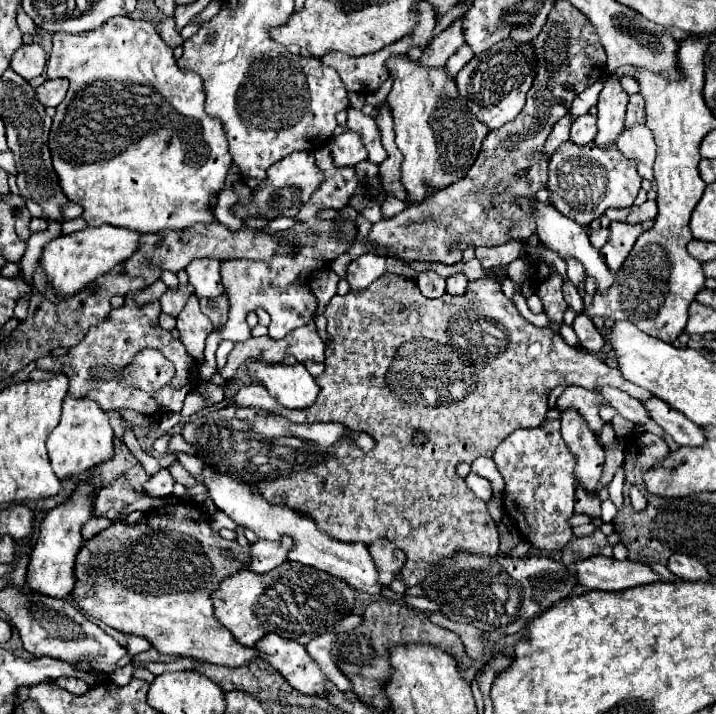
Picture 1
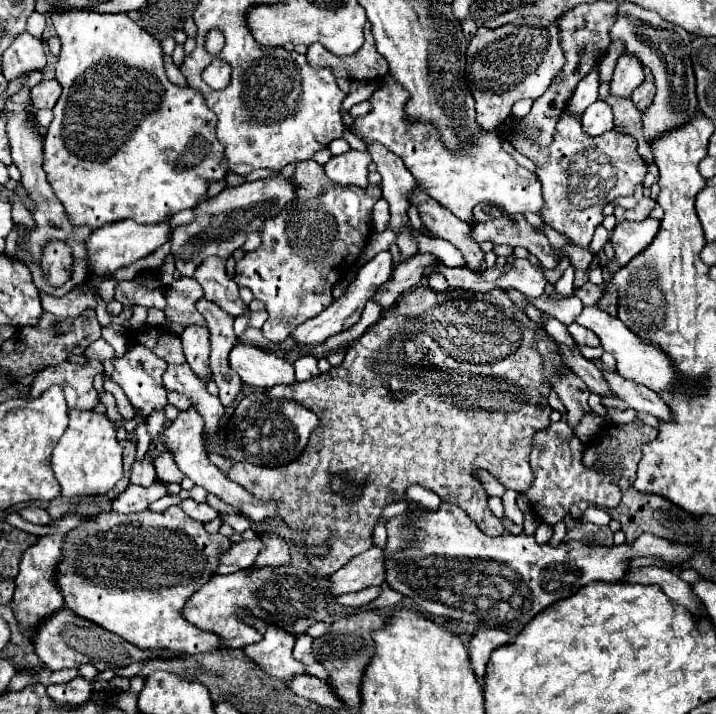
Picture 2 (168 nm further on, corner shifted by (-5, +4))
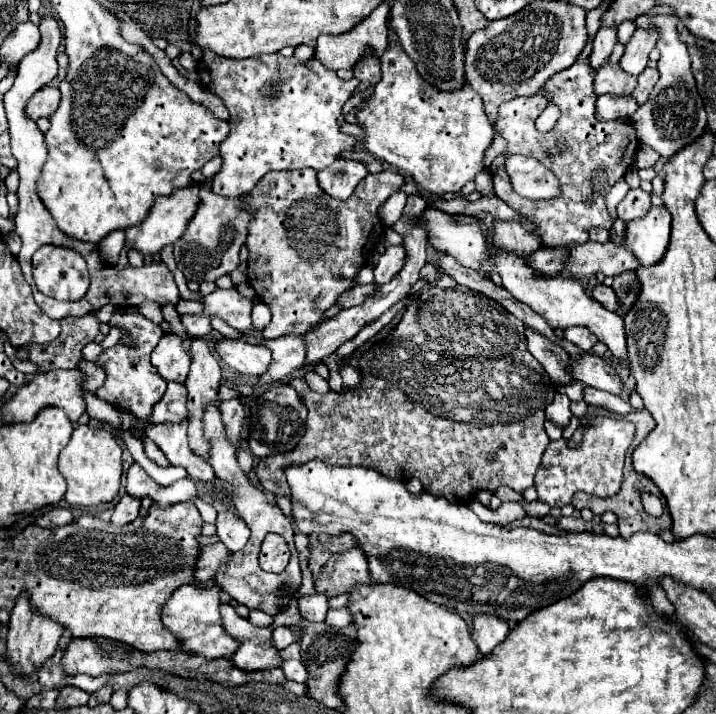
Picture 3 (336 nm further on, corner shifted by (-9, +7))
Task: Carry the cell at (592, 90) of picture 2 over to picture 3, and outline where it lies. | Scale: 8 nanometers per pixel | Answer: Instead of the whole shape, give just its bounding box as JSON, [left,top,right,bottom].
[590,27,616,73]

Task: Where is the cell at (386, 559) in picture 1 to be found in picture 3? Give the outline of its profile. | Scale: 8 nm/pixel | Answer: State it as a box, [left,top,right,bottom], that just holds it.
[316,549,372,597]

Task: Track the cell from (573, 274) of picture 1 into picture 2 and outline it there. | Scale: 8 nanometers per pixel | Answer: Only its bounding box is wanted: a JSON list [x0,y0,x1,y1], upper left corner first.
[536,226,570,248]

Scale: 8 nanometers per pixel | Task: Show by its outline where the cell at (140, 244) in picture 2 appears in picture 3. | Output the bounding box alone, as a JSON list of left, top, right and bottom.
[126,185,200,255]

